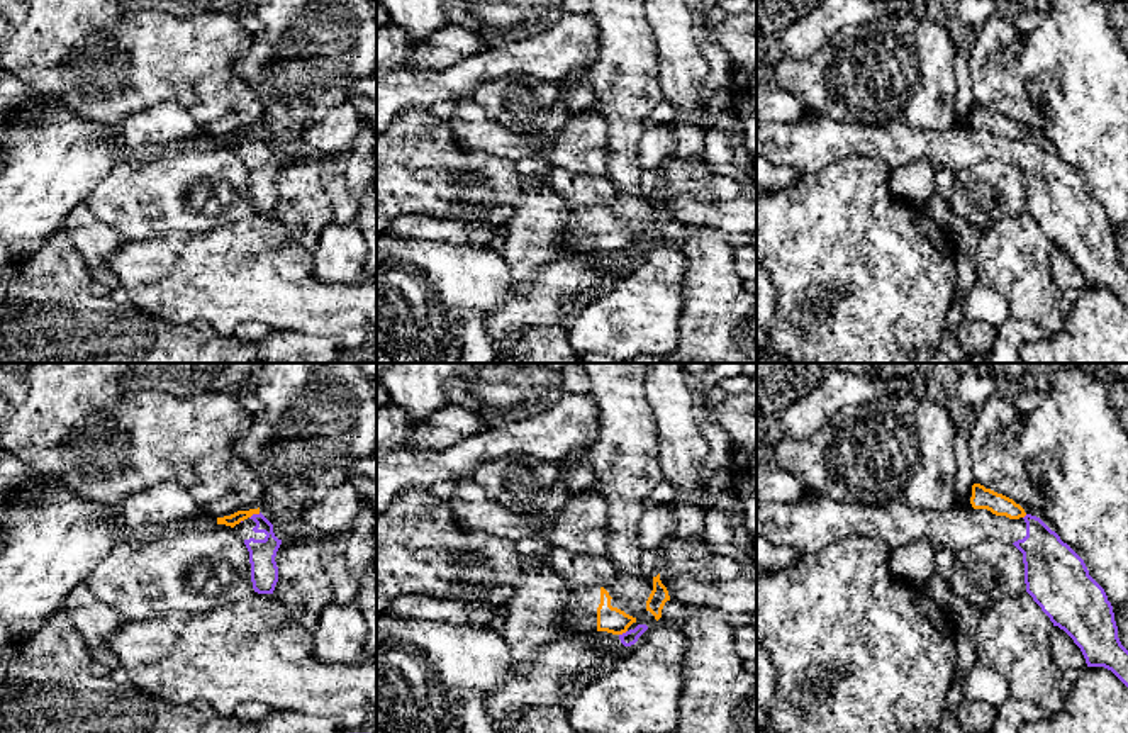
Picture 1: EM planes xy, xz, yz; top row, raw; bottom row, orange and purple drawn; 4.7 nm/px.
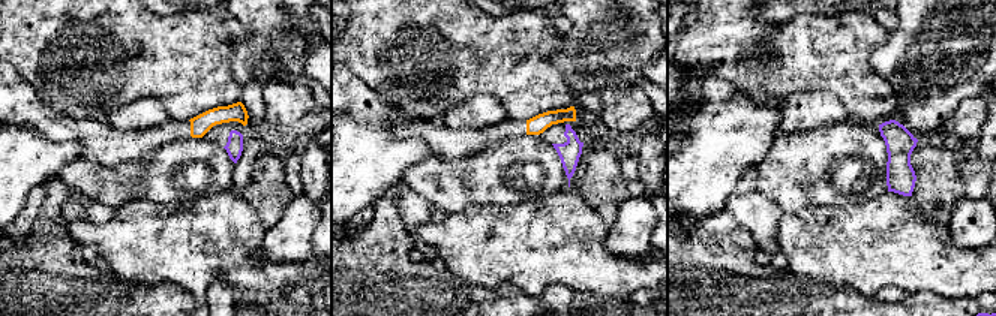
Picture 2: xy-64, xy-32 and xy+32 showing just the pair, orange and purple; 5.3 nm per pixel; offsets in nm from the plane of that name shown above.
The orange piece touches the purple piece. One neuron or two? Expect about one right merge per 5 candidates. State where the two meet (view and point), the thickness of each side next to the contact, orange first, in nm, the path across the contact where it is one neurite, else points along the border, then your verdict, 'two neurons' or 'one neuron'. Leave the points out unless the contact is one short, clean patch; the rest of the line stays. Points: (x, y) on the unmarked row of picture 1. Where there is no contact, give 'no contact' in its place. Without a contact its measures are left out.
meets orange in xy at (255, 133); 60 nm thick on the orange side, 130 nm on the other; border along xy (260, 133), (250, 138); two neurons

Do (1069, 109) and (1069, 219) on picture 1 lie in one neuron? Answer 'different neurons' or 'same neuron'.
different neurons

